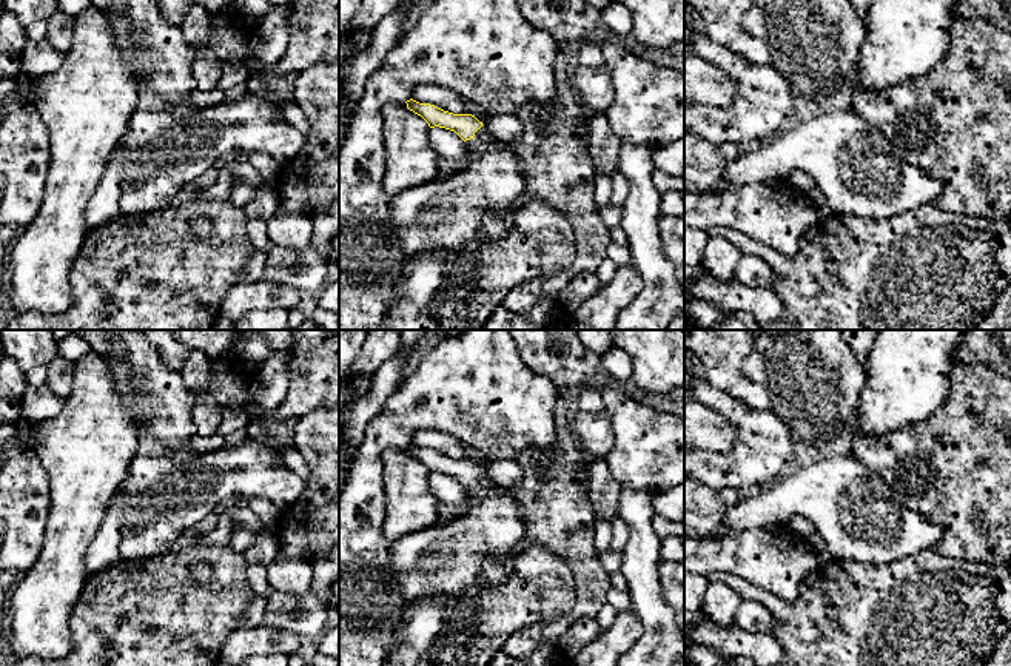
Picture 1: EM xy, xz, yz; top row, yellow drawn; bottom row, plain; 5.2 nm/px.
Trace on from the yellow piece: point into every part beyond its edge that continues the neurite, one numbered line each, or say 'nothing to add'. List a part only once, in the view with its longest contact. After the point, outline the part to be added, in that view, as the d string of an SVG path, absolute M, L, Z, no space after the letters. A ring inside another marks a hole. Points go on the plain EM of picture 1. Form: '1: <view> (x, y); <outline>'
1: xz (443, 560); M482 469L470 486L465 486L465 496L470 510L452 521L421 529L390 543L390 561L401 586L407 604L435 595L455 595L478 580L478 574L485 560L498 560L501 555L518 546L526 536L524 520L518 501L506 487L498 486Z

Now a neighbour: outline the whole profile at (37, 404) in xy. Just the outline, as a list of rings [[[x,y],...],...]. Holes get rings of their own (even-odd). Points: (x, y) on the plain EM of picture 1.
[[[28,385],[20,402],[20,410],[28,421],[35,424],[52,419],[63,409],[63,404],[65,399],[46,385]]]

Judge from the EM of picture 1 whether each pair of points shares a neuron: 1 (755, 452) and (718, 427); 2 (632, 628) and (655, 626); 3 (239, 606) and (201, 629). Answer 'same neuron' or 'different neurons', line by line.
1: different neurons
2: different neurons
3: same neuron

